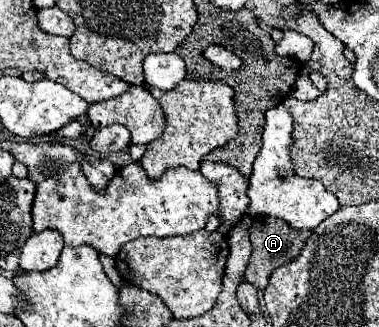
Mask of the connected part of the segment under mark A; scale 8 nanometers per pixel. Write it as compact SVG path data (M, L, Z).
M261 216L261 218L255 218L253 224L251 224L251 244L253 244L253 254L251 254L251 260L249 260L249 266L247 266L247 272L245 272L245 280L249 284L253 284L257 290L265 290L267 288L267 282L269 282L269 276L275 268L295 260L305 244L305 240L311 236L311 230L295 230L291 228L287 222L279 220L279 218L273 218L273 216Z

